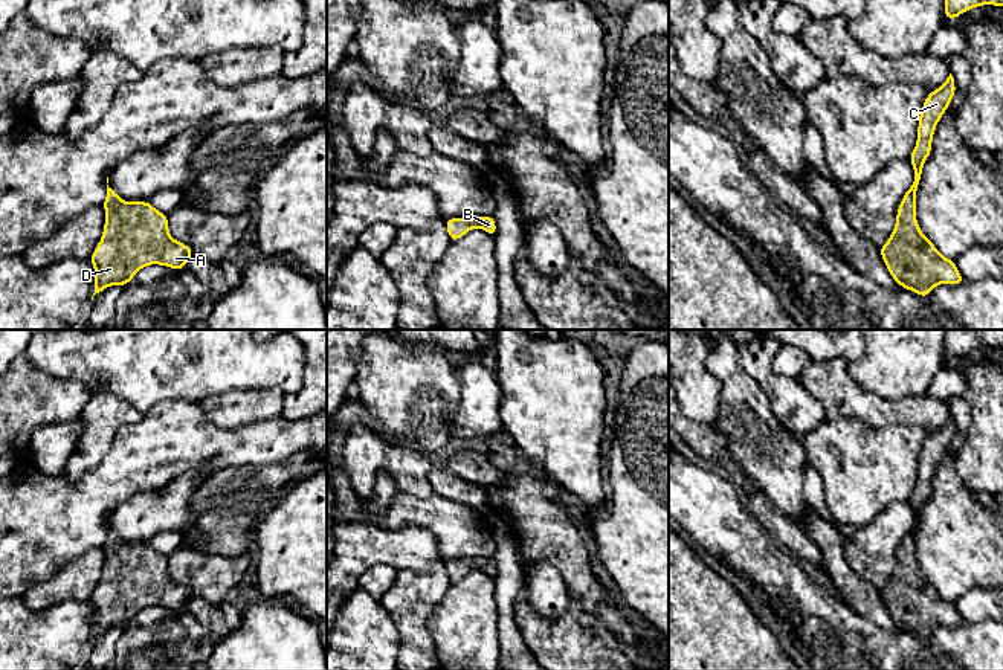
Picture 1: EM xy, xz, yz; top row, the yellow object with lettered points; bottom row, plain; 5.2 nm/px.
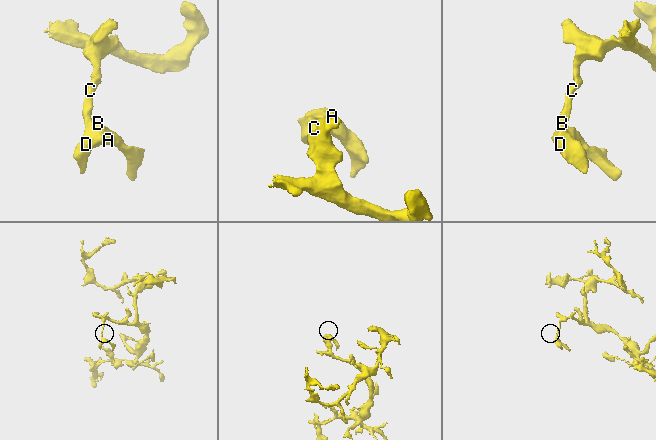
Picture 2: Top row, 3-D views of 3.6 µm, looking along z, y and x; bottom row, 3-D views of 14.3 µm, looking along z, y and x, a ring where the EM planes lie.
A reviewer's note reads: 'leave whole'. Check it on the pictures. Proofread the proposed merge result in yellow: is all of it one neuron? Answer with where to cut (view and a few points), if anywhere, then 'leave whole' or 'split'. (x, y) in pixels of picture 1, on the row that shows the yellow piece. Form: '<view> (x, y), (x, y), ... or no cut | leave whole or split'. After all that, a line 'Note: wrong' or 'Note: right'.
no cut | leave whole
Note: right

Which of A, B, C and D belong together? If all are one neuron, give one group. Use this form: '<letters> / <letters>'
A B C D

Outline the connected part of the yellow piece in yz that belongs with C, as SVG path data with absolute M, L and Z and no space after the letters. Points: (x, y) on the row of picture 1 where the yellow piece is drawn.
M950 73L947 81L930 92L925 98L918 125L918 142L910 154L914 168L914 179L904 194L896 214L896 224L892 237L879 247L879 253L893 281L919 296L930 296L939 284L962 284L956 261L947 259L936 246L922 234L916 220L916 192L922 180L924 163L931 154L934 130L947 111L954 93L954 78Z

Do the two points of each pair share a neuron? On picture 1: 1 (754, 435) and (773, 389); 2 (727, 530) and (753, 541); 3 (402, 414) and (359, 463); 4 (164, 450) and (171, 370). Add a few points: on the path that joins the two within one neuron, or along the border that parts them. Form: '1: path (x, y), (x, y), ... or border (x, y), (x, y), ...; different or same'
1: border (747, 371), (767, 396), (771, 412), (788, 429); different
2: path (733, 534), (739, 541), (747, 541); same
3: border (379, 431), (397, 443), (417, 449); different
4: border (200, 402), (162, 400), (144, 414); different

